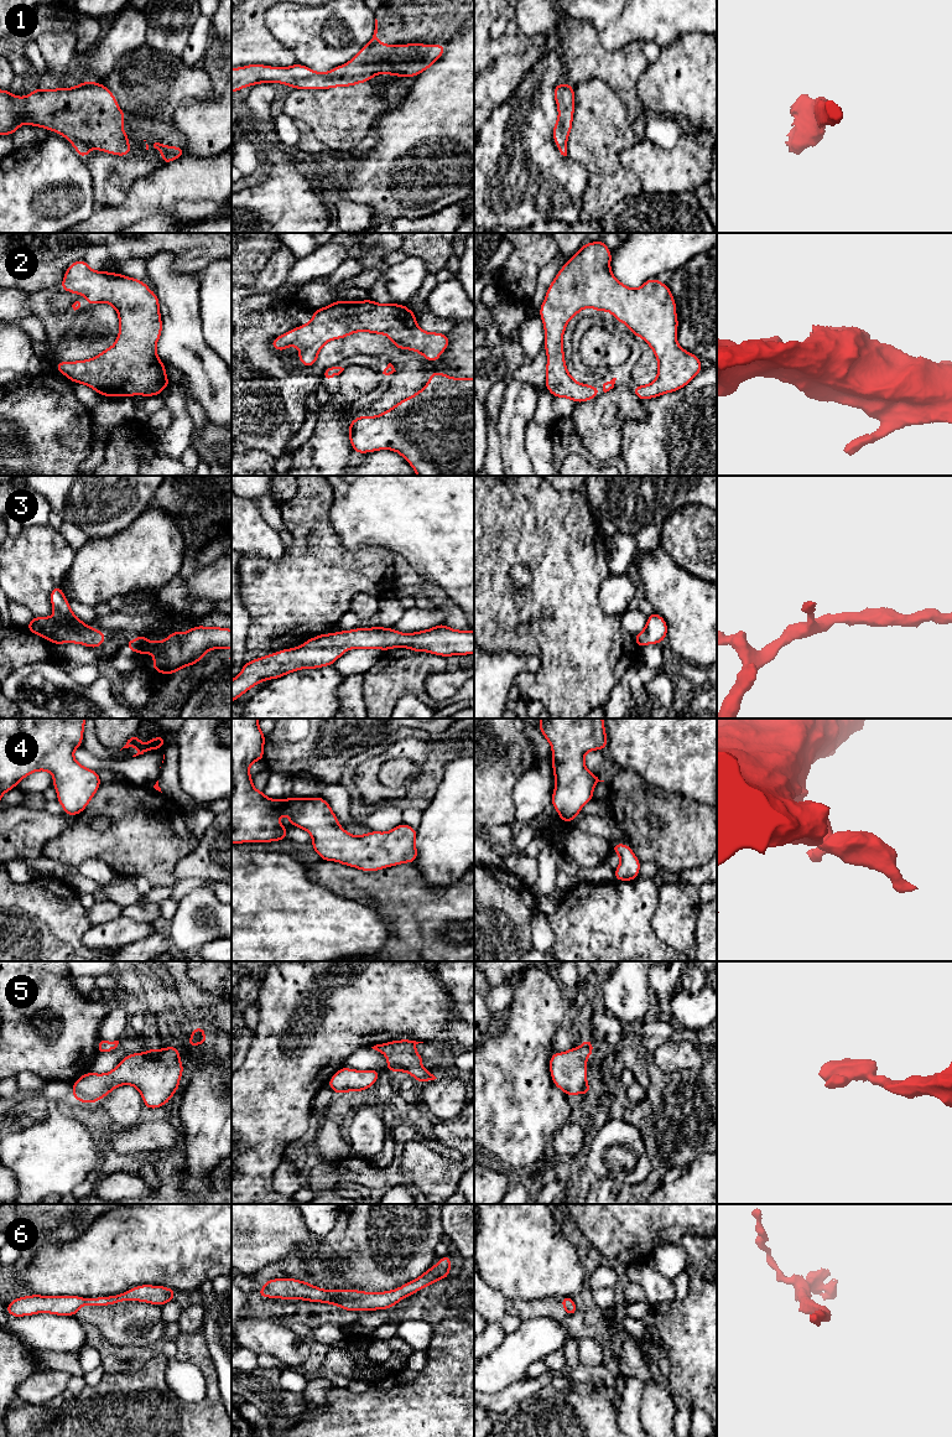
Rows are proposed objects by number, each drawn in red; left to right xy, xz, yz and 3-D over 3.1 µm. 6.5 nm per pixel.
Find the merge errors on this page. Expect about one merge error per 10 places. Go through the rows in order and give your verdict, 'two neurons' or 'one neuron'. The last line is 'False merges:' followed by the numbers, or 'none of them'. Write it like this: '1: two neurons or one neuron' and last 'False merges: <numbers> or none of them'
1: one neuron
2: one neuron
3: one neuron
4: one neuron
5: one neuron
6: one neuron
False merges: none of them

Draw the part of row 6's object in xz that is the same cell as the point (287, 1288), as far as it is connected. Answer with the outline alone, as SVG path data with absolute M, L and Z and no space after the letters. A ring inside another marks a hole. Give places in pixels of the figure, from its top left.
M448 1255L442 1256L433 1267L428 1269L420 1277L392 1291L363 1292L349 1288L328 1291L295 1278L274 1278L265 1281L265 1286L256 1293L264 1298L276 1297L285 1301L305 1299L335 1304L345 1311L370 1312L374 1309L387 1309L421 1288L449 1277L451 1260L452 1257Z

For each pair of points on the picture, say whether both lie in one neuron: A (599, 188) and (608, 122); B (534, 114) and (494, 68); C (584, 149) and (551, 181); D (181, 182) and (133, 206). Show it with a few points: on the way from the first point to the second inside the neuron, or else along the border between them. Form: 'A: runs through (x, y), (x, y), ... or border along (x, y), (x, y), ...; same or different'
A: runs through (602, 172), (602, 138); same
B: border along (531, 67), (516, 89), (493, 110); different
C: border along (566, 156), (583, 167), (586, 186); different
D: runs through (168, 190), (145, 198); same

